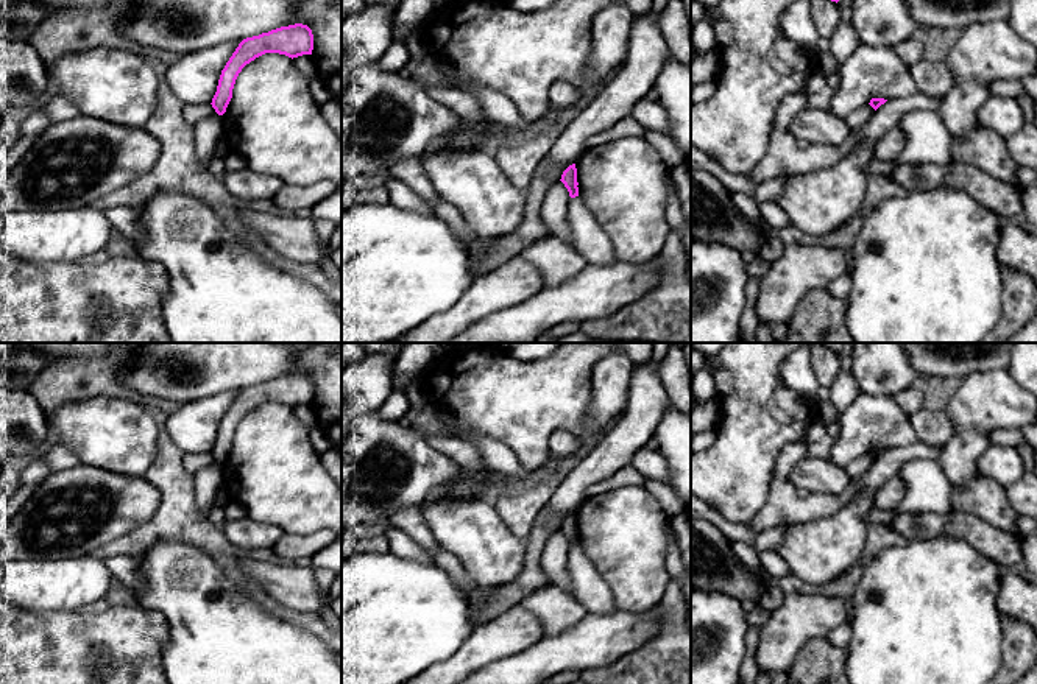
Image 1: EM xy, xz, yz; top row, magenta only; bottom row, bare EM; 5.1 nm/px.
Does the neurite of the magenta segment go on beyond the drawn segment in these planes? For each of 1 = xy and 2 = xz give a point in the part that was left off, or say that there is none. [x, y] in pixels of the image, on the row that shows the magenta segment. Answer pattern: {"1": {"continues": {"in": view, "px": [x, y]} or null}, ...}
{"1": {"continues": null}, "2": {"continues": null}}

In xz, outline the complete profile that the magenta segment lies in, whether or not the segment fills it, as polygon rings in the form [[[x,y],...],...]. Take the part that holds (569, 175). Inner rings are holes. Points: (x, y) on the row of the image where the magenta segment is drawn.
[[[575,164],[569,165],[563,175],[561,175],[561,179],[560,179],[565,187],[568,189],[569,192],[569,196],[571,198],[575,198],[579,196],[579,182],[577,182],[577,168],[575,168]]]

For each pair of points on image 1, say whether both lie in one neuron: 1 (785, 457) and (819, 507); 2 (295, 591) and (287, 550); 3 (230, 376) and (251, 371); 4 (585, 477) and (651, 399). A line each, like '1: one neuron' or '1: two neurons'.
1: one neuron
2: two neurons
3: one neuron
4: one neuron

